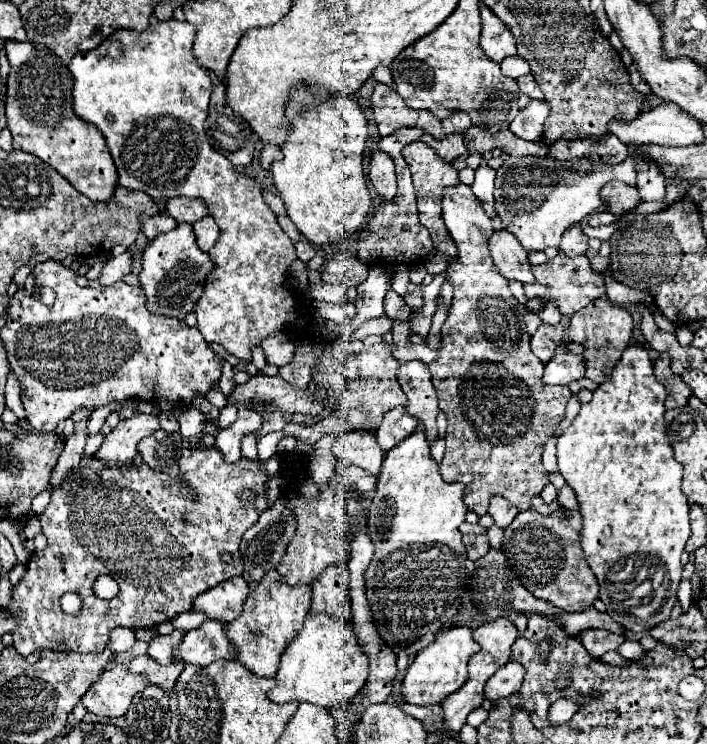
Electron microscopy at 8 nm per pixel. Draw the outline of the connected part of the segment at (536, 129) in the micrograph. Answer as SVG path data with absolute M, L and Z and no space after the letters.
M530 100L526 108L522 108L510 124L510 130L524 140L542 140L542 128L548 118L550 106L546 102Z

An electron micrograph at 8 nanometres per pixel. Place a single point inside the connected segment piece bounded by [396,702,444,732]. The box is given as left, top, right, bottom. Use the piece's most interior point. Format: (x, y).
(432, 715)

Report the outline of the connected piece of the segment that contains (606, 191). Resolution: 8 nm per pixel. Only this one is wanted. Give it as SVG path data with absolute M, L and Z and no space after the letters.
M608 182L602 188L602 196L608 200L608 210L616 216L622 216L622 212L632 210L640 202L638 190L624 182Z

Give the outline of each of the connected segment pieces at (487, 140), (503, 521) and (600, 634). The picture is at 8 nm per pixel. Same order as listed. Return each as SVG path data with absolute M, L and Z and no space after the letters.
M470 126L466 132L466 140L468 140L468 150L470 152L490 152L496 144L494 144L494 136L492 132L478 128L478 126Z
M494 496L494 498L490 498L488 514L494 518L496 526L506 528L514 520L514 516L518 514L518 508L514 508L504 496Z
M588 628L586 632L582 632L580 640L582 640L582 644L584 644L584 648L588 650L590 656L600 658L610 650L618 650L618 646L624 642L624 636L612 634L612 632L606 632L606 630Z

